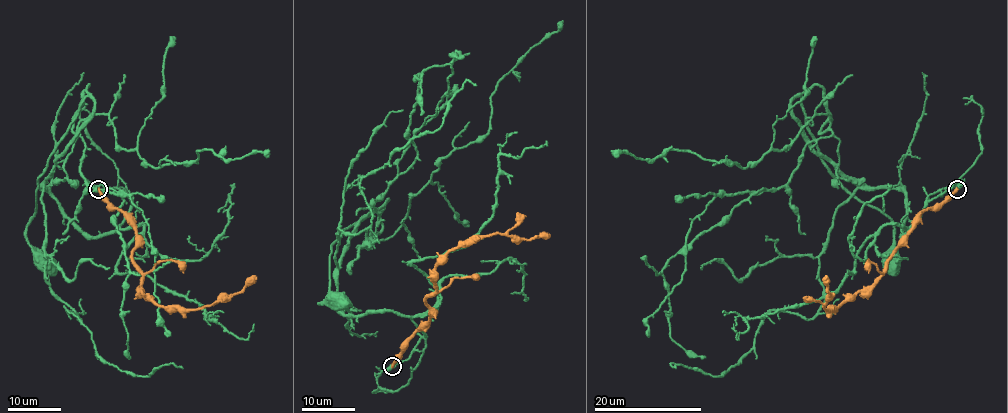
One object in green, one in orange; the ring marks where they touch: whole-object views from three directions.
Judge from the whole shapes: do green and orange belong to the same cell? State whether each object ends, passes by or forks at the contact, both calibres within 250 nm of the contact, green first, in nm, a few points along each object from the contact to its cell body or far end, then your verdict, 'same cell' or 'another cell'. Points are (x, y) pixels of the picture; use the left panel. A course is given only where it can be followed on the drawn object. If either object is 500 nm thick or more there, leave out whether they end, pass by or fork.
green passes by; orange ends there; 340 nm thick on the green side, 320 nm on the other; green runs (97, 188), (131, 209), (88, 237), (44, 188), (92, 116), (88, 96), (38, 178), (26, 241), (45, 260); orange runs (99, 188), (135, 231), (132, 261), (142, 274), (142, 292), (158, 305), (204, 308), (238, 293), (256, 277); another cell

